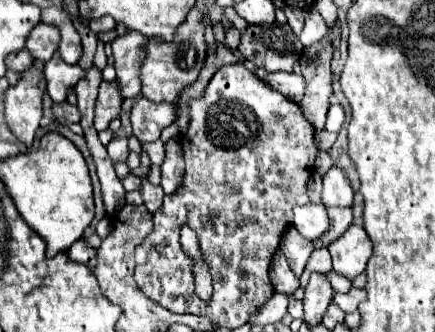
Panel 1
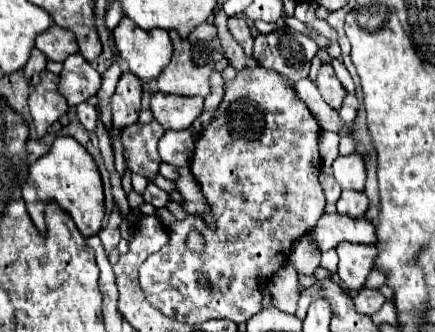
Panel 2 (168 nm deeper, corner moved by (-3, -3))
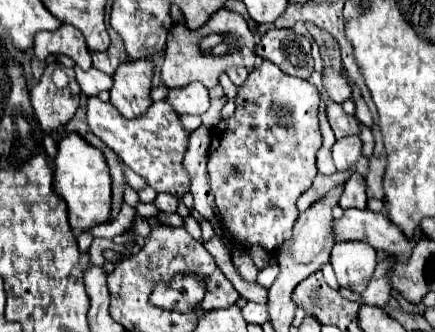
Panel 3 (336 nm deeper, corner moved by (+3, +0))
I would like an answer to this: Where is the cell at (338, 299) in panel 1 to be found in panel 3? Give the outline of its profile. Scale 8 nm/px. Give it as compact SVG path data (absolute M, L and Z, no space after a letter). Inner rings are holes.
M382 258L376 266L376 272L374 272L368 288L362 292L364 304L386 308L386 304L390 300L390 290L392 290L392 286L388 284L388 260Z

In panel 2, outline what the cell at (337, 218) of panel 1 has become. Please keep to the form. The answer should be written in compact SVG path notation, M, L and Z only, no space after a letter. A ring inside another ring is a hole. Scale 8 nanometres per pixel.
M342 191L338 203L338 213L342 215L350 215L350 217L362 217L366 207L368 207L368 199L364 193L356 193L356 191Z

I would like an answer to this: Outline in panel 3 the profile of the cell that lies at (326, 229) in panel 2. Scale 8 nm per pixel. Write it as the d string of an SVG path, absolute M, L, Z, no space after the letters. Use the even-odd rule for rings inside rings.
M344 210L344 216L334 222L336 240L360 240L368 242L376 250L384 250L396 260L404 260L412 252L416 240L408 240L396 224L392 224L384 214L372 210Z

